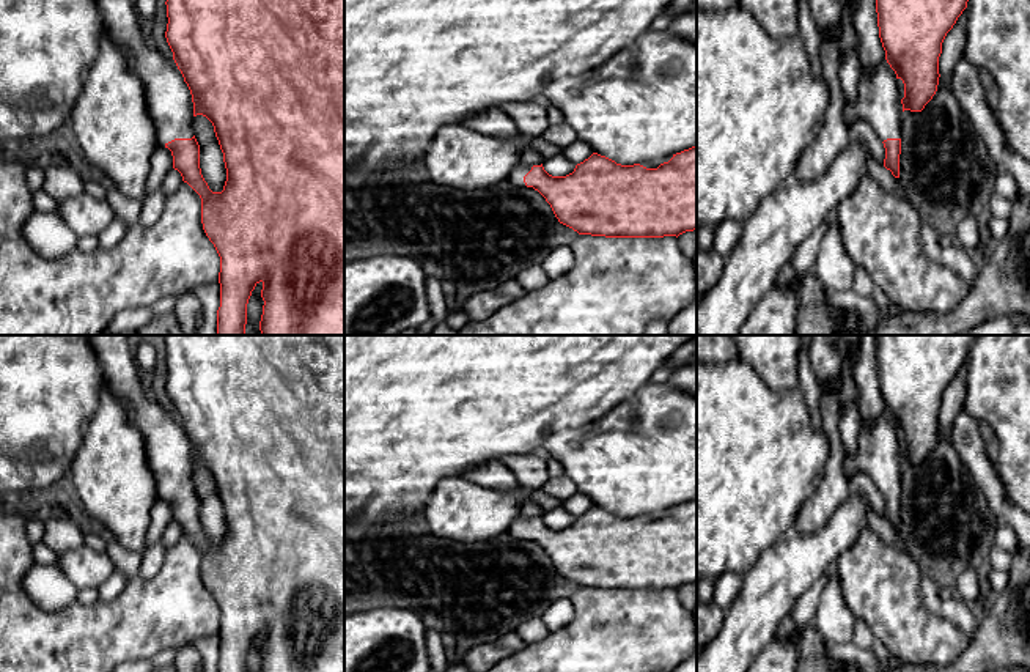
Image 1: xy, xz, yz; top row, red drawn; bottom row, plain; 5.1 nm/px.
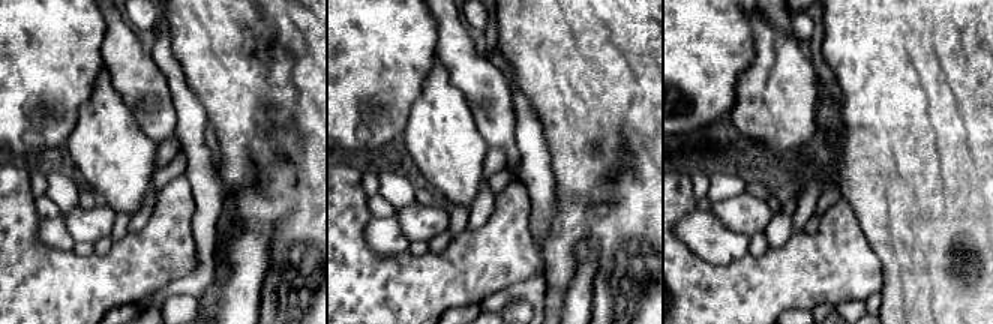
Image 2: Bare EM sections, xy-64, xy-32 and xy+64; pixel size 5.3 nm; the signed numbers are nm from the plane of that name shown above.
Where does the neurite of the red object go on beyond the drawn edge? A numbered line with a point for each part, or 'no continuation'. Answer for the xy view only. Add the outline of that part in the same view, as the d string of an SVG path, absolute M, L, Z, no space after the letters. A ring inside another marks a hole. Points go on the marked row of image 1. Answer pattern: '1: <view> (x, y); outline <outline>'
1: xy (169, 101); outline M96 0L110 39L127 55L131 71L145 87L146 110L157 143L193 137L193 102L175 60L143 41L134 0Z

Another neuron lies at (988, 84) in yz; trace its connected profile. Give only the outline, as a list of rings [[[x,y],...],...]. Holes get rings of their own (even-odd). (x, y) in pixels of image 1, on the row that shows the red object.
[[[978,69],[978,76],[980,76],[983,88],[986,91],[986,101],[988,101],[989,107],[992,109],[995,118],[999,120],[999,93],[994,85],[994,80],[992,80],[991,74],[984,69]]]

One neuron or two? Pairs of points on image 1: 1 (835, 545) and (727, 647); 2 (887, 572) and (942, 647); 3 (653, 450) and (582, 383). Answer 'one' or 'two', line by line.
1: one
2: one
3: two

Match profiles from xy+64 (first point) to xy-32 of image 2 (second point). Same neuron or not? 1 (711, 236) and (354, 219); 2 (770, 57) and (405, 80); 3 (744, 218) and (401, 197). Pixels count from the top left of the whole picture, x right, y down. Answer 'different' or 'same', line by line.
1: different
2: different
3: different

